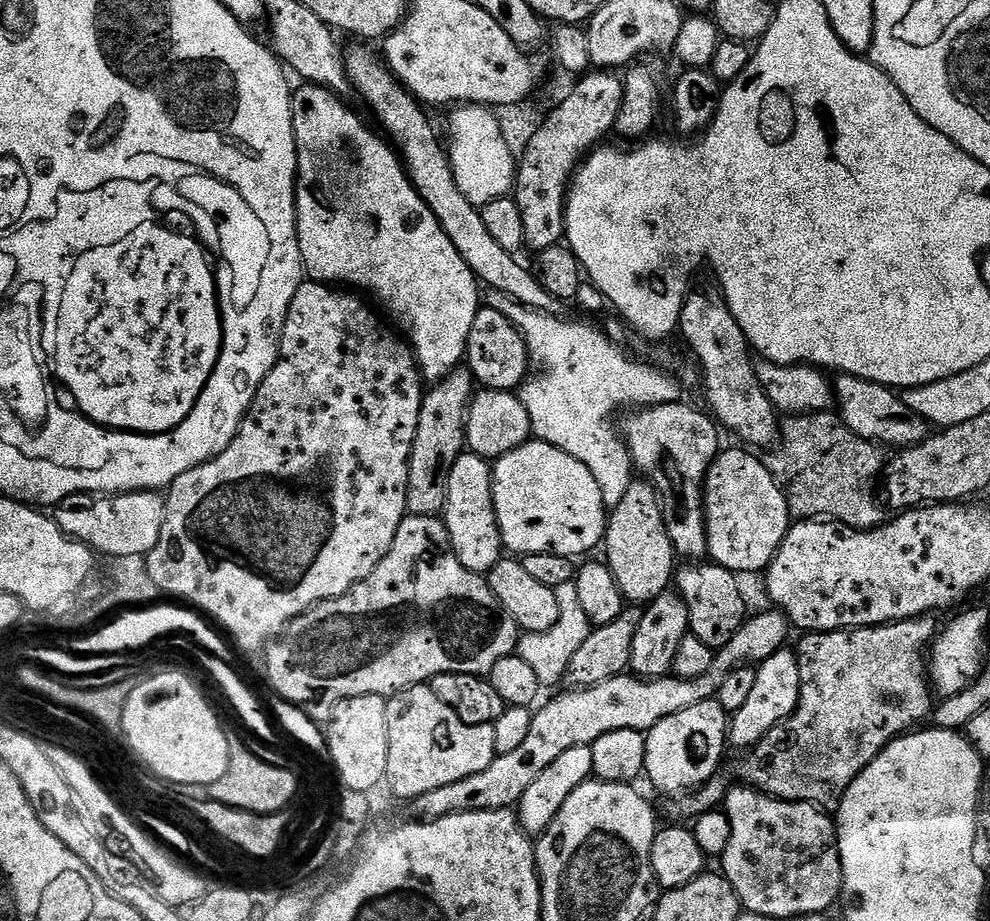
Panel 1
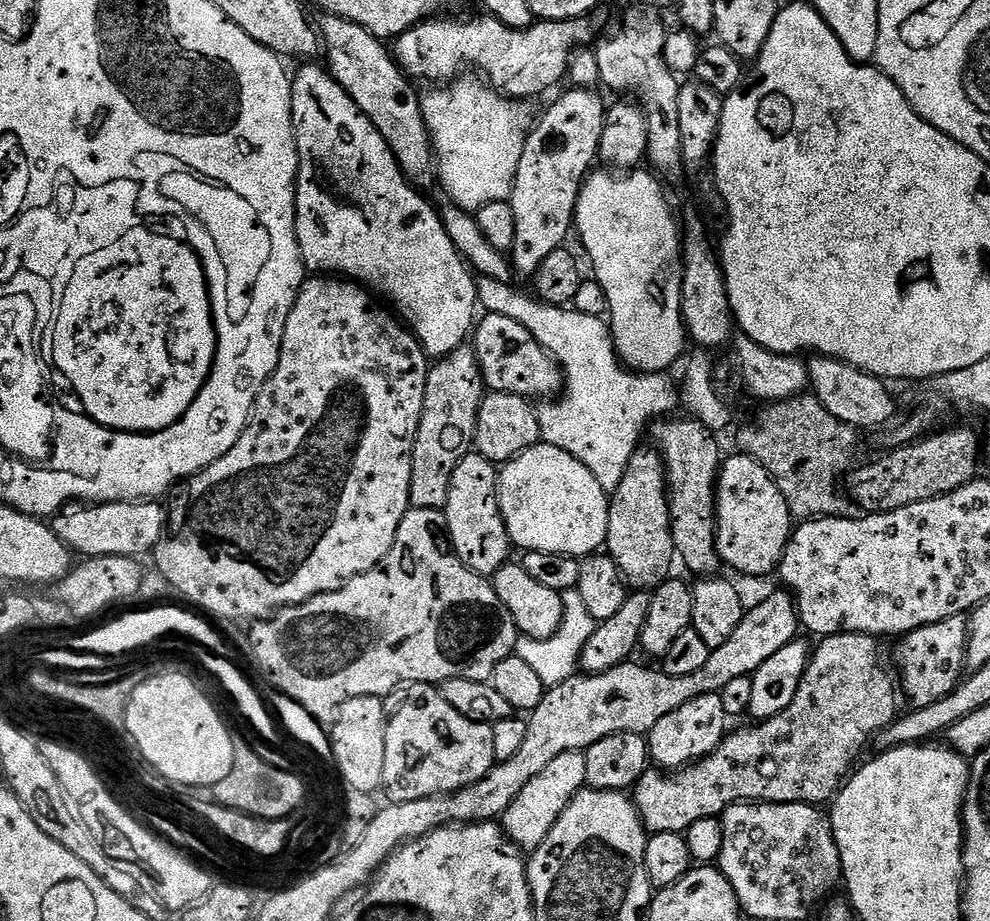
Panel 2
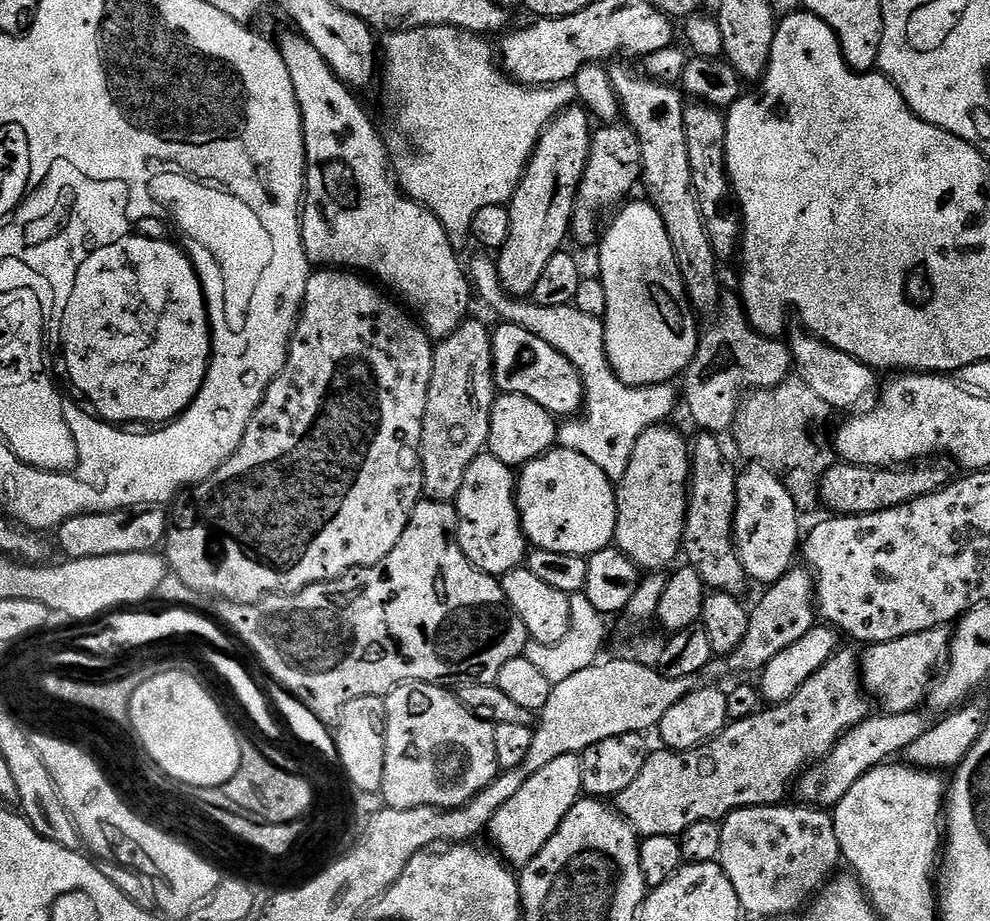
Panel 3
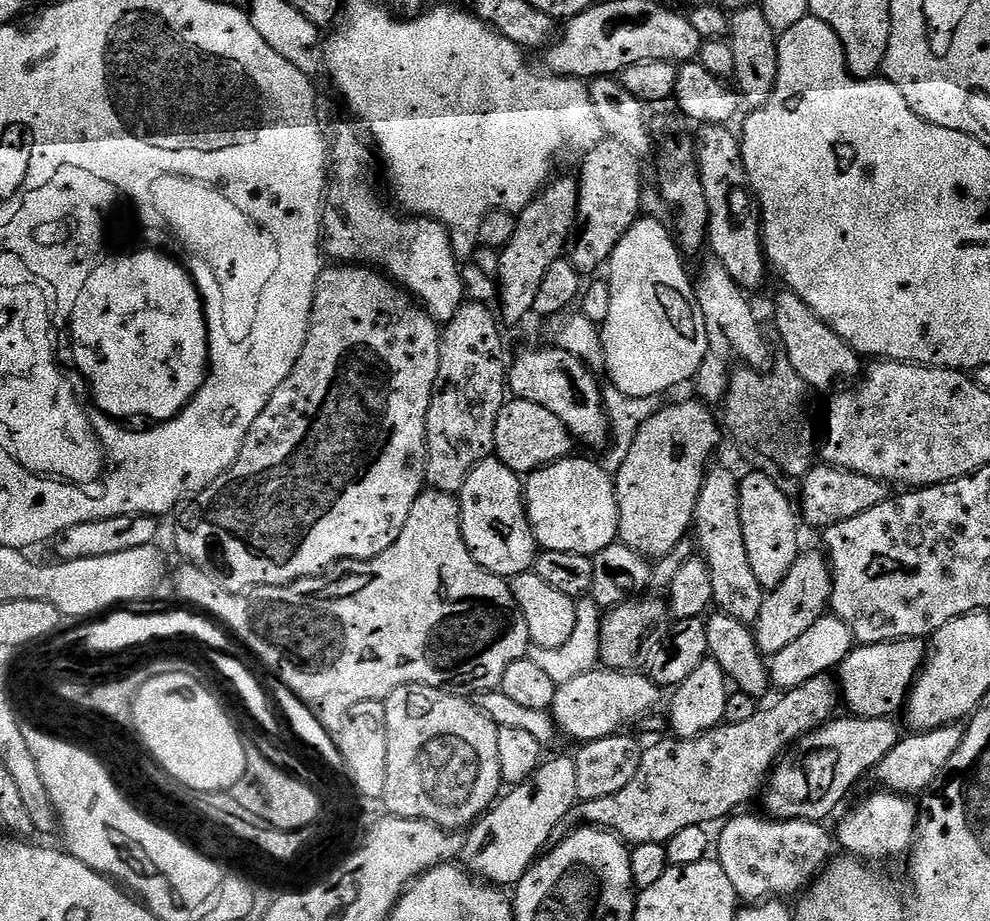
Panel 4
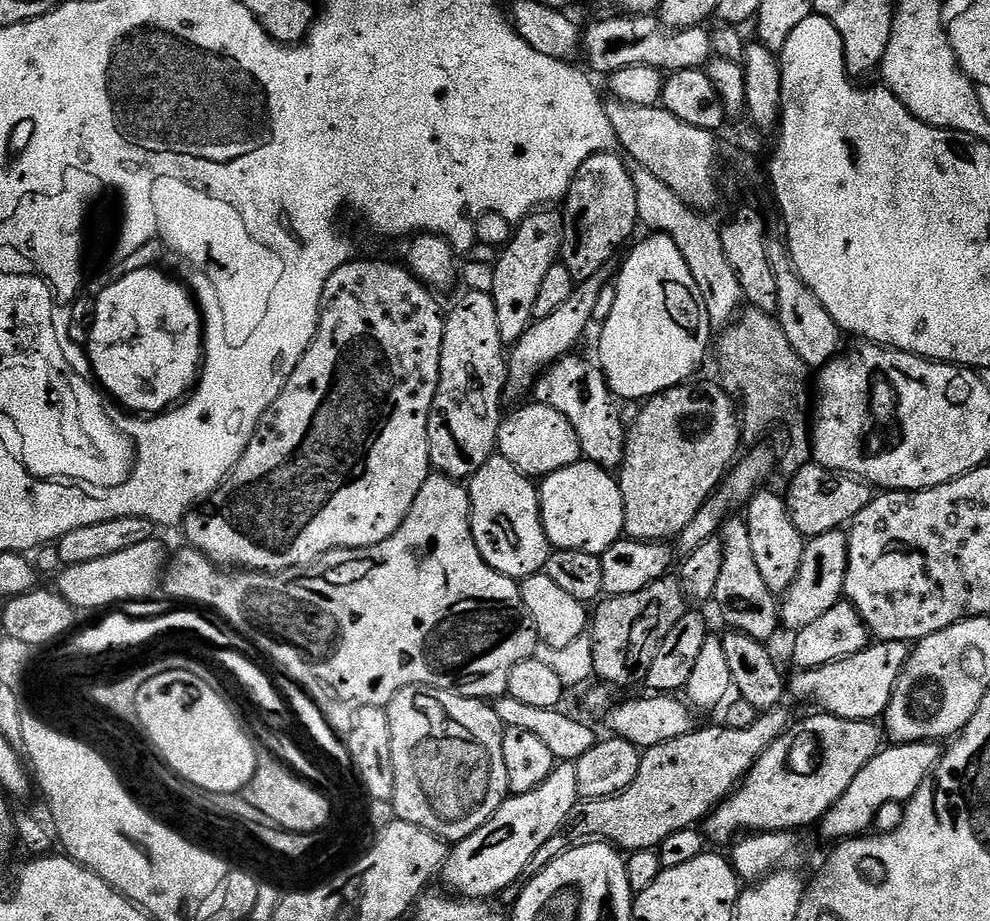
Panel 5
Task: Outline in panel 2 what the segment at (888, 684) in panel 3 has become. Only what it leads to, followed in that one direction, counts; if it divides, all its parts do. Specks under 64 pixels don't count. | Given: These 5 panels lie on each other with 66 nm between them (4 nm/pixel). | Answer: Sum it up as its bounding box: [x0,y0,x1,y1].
[895,615,968,709]

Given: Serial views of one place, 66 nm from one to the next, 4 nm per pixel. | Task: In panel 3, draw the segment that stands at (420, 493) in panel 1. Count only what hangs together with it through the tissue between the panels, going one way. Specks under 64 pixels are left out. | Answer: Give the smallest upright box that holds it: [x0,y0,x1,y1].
[420,318,498,504]

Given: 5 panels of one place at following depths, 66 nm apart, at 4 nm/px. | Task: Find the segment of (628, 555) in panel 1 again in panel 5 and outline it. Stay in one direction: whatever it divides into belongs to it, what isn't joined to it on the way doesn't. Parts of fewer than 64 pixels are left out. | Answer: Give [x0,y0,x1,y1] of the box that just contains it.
[618,382,742,542]

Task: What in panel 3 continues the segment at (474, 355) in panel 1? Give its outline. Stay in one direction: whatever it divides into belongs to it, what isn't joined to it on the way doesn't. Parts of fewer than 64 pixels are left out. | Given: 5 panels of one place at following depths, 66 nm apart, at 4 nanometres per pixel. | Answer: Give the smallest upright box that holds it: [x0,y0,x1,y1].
[492,322,584,418]

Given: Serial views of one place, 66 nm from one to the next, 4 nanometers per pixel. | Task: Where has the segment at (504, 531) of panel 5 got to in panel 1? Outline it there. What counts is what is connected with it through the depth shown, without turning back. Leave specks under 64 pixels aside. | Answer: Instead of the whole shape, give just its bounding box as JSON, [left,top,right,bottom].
[442,451,504,574]

